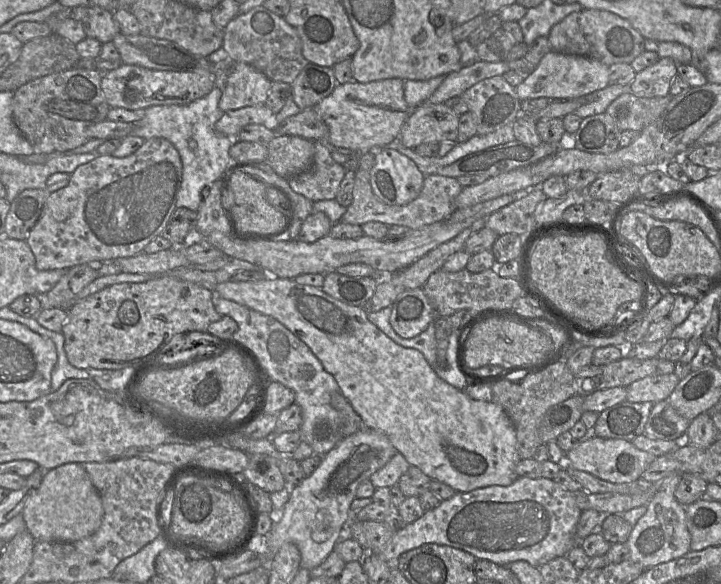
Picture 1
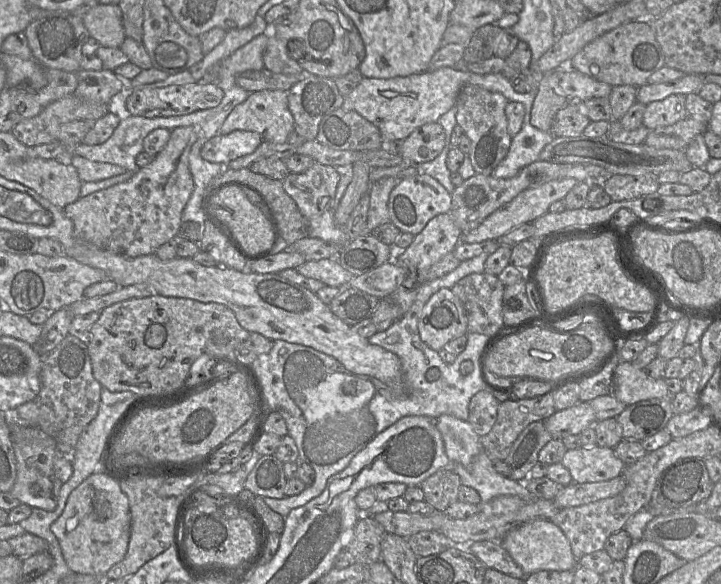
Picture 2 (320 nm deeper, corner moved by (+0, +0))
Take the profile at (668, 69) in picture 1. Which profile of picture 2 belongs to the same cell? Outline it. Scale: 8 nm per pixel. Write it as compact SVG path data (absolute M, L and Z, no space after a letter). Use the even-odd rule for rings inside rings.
M673 94L660 101L646 105L642 124L649 130L675 124L686 118L688 112L685 107L685 96Z

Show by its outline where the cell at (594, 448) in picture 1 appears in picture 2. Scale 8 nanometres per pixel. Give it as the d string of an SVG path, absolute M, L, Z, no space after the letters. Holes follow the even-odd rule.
M594 445L567 450L561 463L568 469L574 483L591 483L611 480L622 474L626 464L614 453L614 449Z

